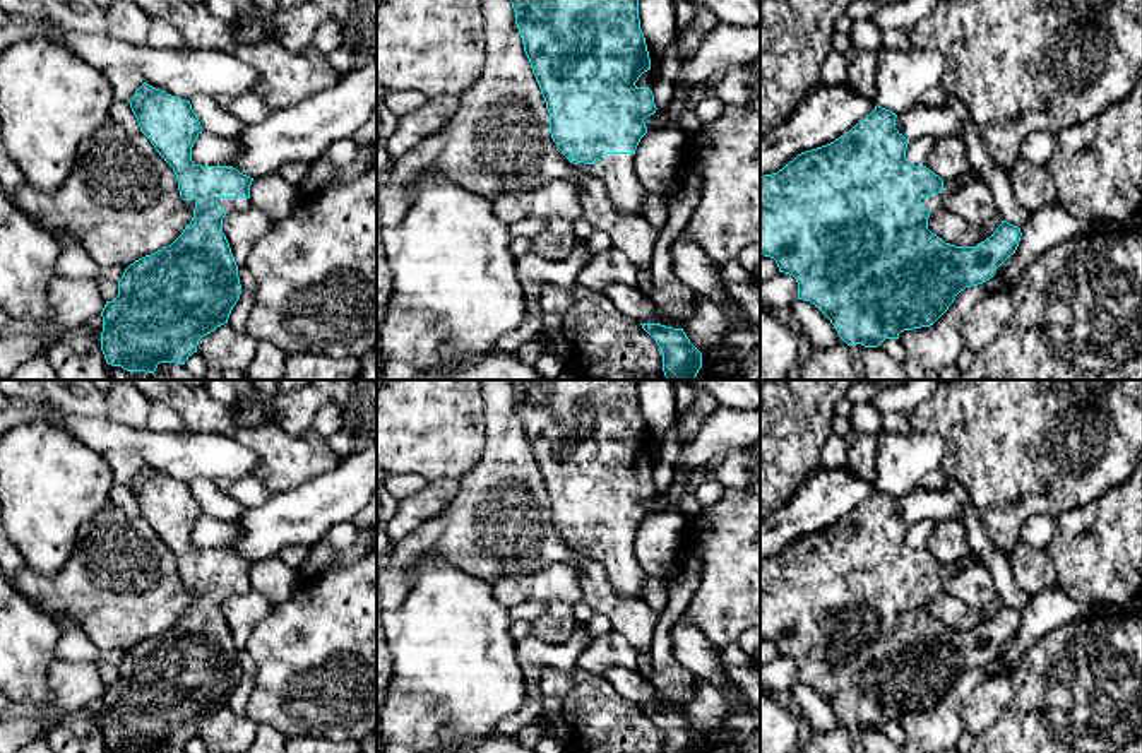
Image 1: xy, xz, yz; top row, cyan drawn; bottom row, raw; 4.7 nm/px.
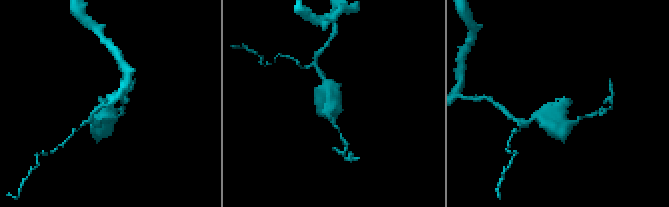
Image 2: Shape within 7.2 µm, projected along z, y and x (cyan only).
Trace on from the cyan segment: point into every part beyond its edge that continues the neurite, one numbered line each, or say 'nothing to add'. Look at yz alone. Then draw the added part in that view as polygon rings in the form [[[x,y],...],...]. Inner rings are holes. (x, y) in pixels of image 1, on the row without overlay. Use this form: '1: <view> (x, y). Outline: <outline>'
1: yz (933, 586). Outline: [[[974,553],[969,556],[952,563],[952,565],[943,565],[943,573],[938,578],[930,578],[926,582],[921,582],[919,585],[930,594],[938,594],[945,590],[947,580],[952,578],[955,573],[964,572],[966,568],[972,566],[978,563],[978,558]]]

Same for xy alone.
1: xy (228, 587). Outline: [[[217,582],[217,587],[224,592],[226,597],[252,590],[250,582]]]

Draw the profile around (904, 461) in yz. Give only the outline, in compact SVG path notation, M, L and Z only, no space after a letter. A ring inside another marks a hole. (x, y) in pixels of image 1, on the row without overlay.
M935 433L890 435L878 442L875 488L895 498L909 495L942 467L947 443Z

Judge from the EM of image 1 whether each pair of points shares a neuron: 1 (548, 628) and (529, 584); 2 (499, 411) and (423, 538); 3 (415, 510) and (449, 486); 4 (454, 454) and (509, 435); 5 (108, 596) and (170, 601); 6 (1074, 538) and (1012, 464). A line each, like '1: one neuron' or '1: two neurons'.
1: two neurons
2: one neuron
3: one neuron
4: two neurons
5: one neuron
6: two neurons

